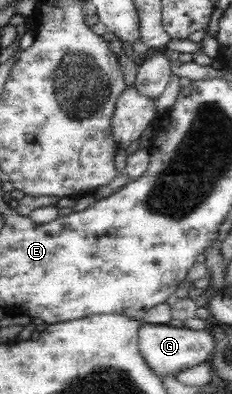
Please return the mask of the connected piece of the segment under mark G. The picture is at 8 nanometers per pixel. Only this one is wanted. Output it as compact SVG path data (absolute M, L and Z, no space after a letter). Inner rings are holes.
M144 322L138 329L138 343L140 353L144 356L148 367L162 377L170 373L177 376L185 369L209 362L216 340L208 329L191 330L176 323L152 325Z

